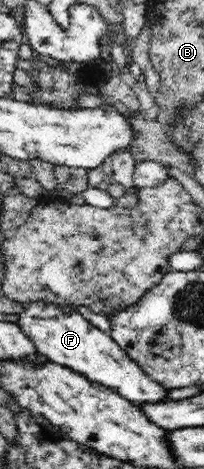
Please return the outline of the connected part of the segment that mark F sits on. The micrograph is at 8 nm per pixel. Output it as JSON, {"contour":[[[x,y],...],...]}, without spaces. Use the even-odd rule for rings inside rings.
{"contour":[[[29,303],[26,308],[18,315],[18,326],[24,330],[24,333],[32,338],[36,345],[38,353],[42,353],[49,361],[61,364],[66,368],[79,372],[81,375],[88,377],[91,381],[104,385],[112,389],[129,402],[138,404],[160,404],[161,401],[168,400],[166,392],[169,392],[167,386],[163,386],[155,378],[151,378],[143,369],[140,368],[136,361],[133,361],[129,354],[121,349],[121,346],[113,341],[108,332],[101,331],[91,322],[70,306],[58,306],[57,304]]]}

